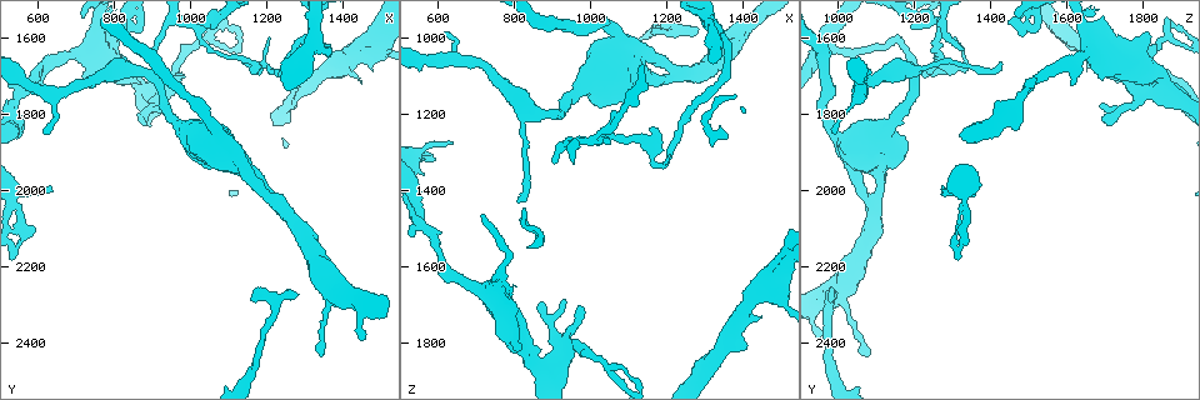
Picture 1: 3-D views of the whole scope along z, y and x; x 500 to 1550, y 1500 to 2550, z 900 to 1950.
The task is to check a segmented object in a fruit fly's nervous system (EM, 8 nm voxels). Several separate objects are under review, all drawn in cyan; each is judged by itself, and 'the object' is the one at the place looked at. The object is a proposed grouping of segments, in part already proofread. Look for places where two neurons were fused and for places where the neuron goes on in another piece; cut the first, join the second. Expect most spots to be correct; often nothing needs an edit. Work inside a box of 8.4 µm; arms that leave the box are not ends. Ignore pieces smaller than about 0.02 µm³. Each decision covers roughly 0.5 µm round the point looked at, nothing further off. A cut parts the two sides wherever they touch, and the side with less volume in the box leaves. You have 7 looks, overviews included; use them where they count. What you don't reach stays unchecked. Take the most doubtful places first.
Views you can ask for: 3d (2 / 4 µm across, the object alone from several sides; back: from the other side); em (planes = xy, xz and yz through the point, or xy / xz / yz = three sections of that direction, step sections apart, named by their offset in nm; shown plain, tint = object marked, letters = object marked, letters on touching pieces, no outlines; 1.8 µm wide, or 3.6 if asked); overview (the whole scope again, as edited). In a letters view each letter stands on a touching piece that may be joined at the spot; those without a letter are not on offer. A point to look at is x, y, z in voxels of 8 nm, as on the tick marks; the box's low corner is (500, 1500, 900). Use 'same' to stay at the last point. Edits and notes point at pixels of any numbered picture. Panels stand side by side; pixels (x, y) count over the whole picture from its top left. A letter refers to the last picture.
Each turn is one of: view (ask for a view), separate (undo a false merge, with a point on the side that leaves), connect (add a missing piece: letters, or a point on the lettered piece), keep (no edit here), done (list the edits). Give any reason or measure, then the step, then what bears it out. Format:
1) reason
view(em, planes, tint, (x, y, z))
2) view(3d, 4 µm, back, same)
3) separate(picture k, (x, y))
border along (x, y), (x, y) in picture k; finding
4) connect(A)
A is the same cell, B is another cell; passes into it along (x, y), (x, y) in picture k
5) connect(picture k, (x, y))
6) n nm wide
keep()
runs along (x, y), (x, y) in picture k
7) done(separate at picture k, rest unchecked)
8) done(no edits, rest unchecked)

tapers out
view(3d, 4 µm, (630, 1995, 1275))

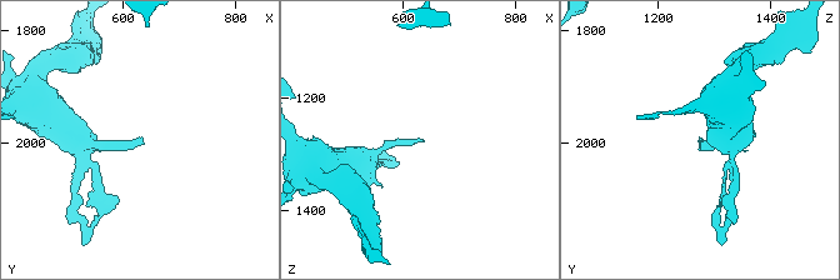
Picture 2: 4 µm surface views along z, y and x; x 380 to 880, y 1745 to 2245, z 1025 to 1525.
view(em, xz, step 8, tint, (635, 1990, 1270))

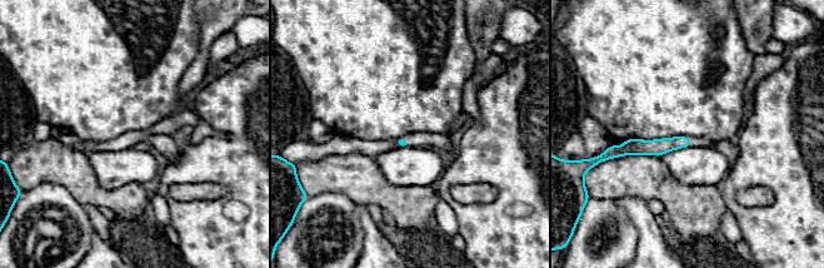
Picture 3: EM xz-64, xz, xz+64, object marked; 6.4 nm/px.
view(em, xz, step 8, letters, same)

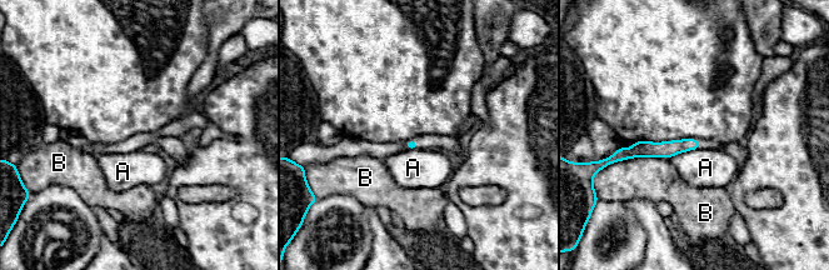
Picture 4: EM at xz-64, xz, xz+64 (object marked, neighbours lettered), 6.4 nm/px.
keep()
A and B are other cells; runs along (697, 144), (627, 154) in picture 4; no lettered piece goes on from it

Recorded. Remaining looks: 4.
view(em, planes, letters, (1450, 1720, 1725))

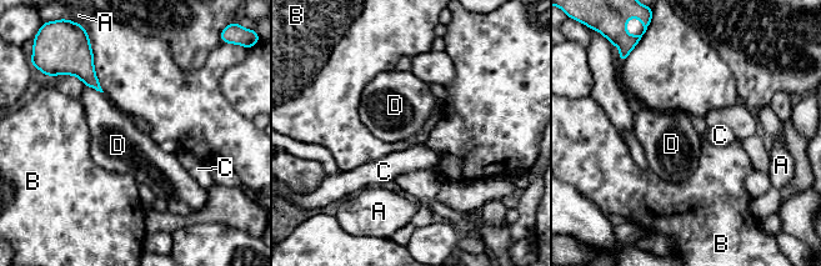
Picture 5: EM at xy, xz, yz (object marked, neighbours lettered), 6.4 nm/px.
keep()
A, B, C and D are other cells; border along (85, 84), (103, 93) in picture 5; no lettered piece goes on from it

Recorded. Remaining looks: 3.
an open end
view(3d, 2 µm, (870, 1810, 1695))

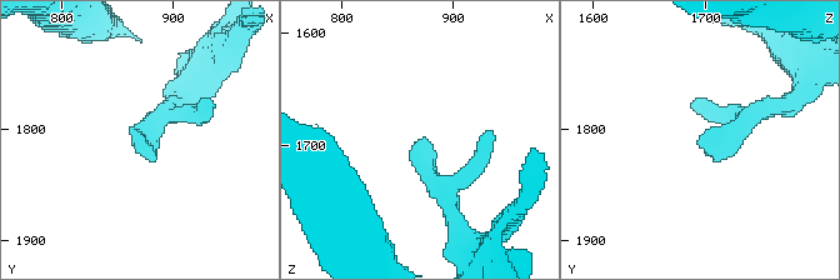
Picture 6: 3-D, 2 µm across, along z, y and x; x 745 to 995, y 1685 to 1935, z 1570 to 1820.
view(em, planes, letters, (876, 1812, 1696))

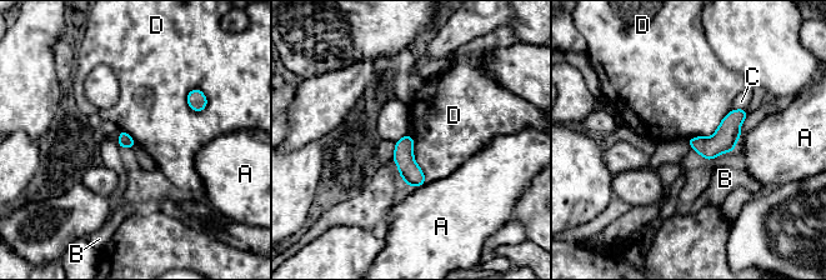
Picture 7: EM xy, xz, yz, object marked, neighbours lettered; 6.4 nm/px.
90 nm wide
keep()
A, B, C and D are other cells; border along (194, 88), (206, 99), (201, 111) in picture 7; no lettered piece goes on from it

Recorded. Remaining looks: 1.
done(no edits, rest unchecked)

